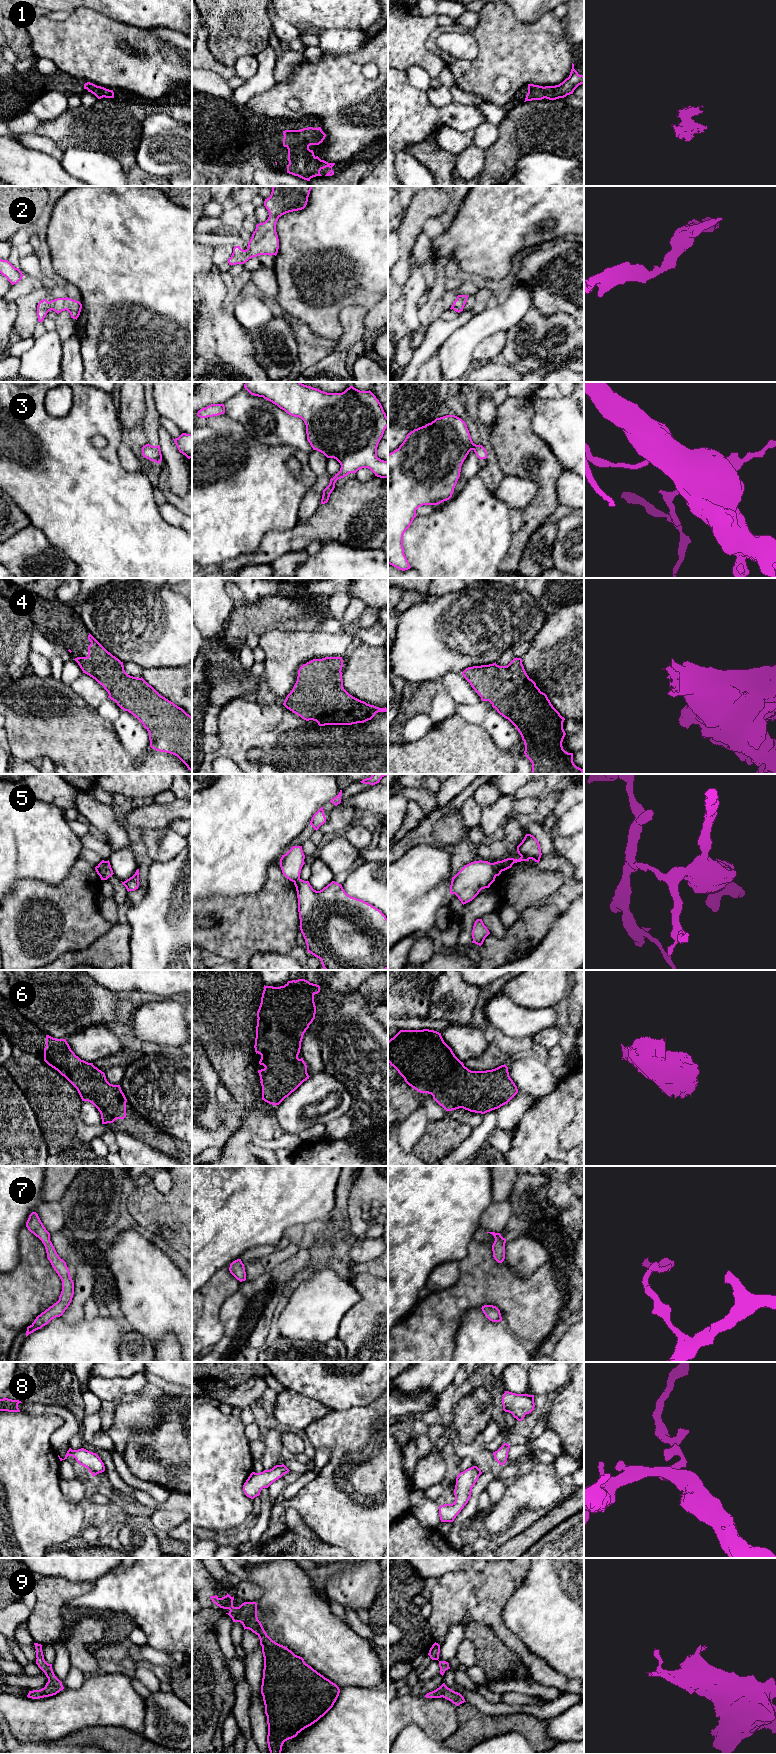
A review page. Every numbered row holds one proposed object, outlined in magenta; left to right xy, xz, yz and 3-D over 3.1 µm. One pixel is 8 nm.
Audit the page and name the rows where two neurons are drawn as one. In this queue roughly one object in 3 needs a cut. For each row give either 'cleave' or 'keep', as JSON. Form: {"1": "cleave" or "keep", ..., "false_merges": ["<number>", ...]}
{"1": "keep", "2": "keep", "3": "keep", "4": "keep", "5": "cleave", "6": "keep", "7": "keep", "8": "keep", "9": "keep", "false_merges": ["5"]}

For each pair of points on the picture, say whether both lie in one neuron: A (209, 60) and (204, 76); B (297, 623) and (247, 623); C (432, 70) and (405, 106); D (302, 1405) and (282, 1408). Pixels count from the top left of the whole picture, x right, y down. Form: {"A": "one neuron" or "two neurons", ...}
{"A": "two neurons", "B": "one neuron", "C": "two neurons", "D": "one neuron"}

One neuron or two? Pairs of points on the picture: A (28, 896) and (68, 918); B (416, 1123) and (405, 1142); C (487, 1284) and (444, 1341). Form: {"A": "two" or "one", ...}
{"A": "one", "B": "one", "C": "one"}

